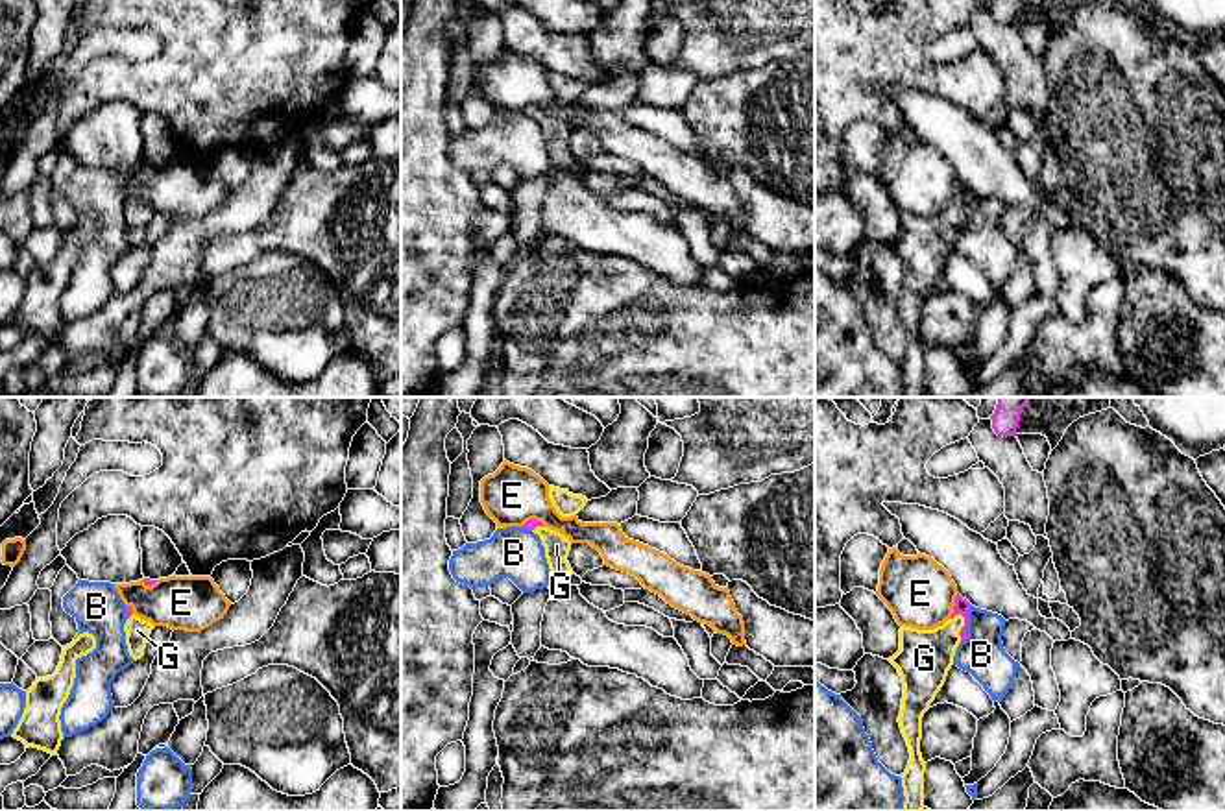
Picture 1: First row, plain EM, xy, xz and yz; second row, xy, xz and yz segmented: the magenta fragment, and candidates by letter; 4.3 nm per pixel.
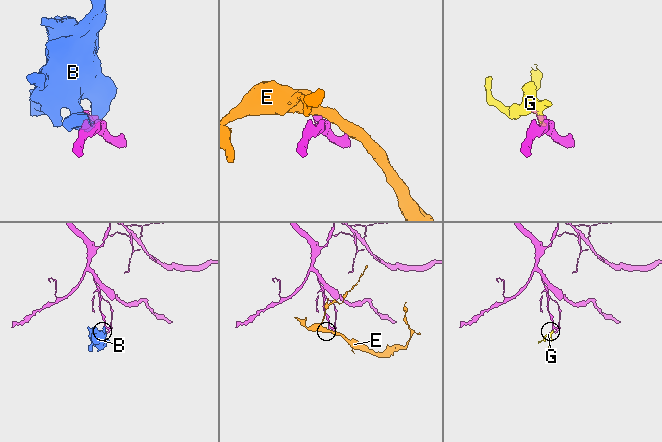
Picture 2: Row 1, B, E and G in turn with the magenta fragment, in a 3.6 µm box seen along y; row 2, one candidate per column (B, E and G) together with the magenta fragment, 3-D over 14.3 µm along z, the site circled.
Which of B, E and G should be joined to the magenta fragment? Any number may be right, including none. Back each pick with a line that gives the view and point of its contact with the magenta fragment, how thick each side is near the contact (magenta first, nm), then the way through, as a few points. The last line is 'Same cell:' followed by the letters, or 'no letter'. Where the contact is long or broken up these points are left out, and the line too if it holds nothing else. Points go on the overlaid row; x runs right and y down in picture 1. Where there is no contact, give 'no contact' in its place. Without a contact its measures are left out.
G: meets magenta in yz at (963, 627); 70 nm thick on the magenta side, 240 nm on the other; runs through yz (961, 606), (963, 627), (924, 658)
Same cell: G

